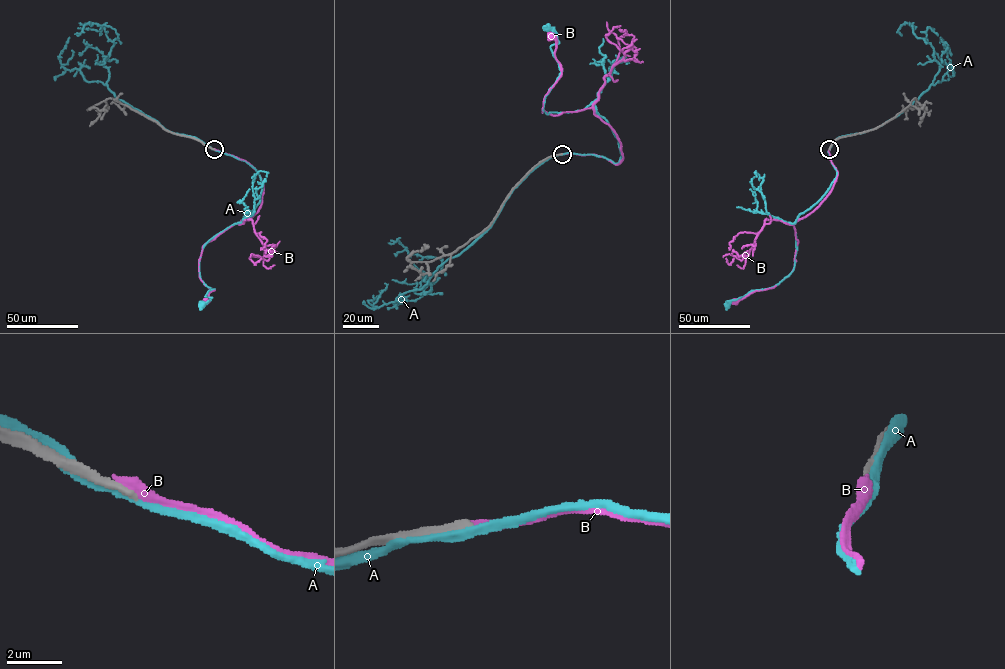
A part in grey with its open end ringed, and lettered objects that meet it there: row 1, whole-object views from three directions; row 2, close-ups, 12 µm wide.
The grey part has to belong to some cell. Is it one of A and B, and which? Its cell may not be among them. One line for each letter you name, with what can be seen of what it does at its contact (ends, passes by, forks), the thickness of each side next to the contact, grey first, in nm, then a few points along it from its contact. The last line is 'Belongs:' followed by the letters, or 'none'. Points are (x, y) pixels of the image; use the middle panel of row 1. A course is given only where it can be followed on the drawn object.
Belongs: none

